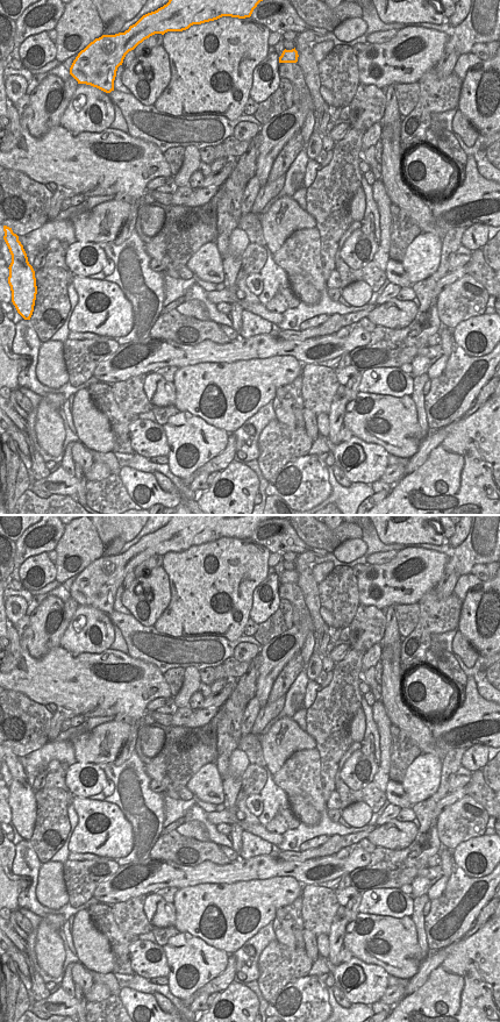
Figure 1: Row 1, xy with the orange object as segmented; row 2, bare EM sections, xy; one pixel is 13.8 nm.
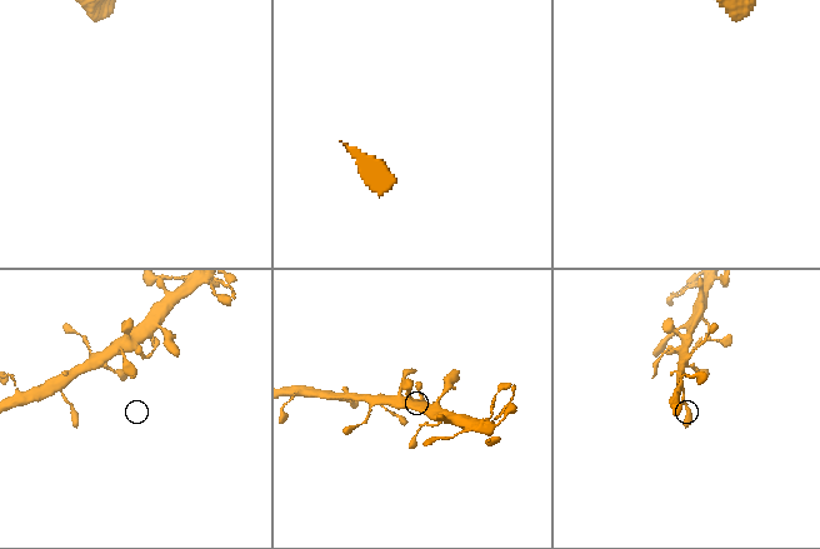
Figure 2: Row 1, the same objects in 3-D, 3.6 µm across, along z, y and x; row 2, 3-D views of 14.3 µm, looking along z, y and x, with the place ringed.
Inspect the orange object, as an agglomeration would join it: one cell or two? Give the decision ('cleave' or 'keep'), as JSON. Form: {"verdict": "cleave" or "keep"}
{"verdict": "keep"}

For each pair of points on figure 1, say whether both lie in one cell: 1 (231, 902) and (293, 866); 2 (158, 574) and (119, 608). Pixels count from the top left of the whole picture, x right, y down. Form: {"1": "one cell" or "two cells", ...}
{"1": "two cells", "2": "two cells"}

